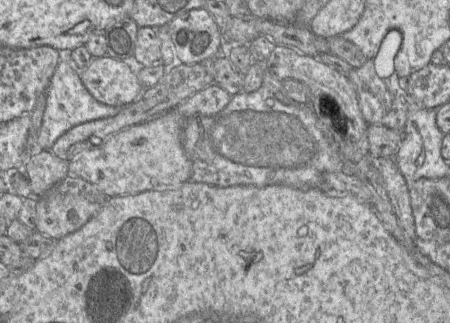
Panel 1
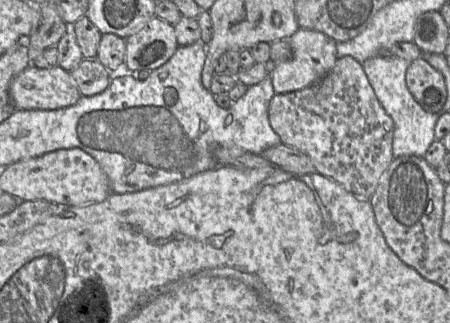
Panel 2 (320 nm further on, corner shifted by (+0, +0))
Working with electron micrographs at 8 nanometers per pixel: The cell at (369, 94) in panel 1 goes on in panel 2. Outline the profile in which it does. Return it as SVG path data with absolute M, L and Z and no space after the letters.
M351 56L339 58L332 70L314 85L293 92L275 93L269 104L268 117L281 143L308 155L317 173L334 180L362 199L370 199L381 175L394 158L394 121L379 102L362 63Z

